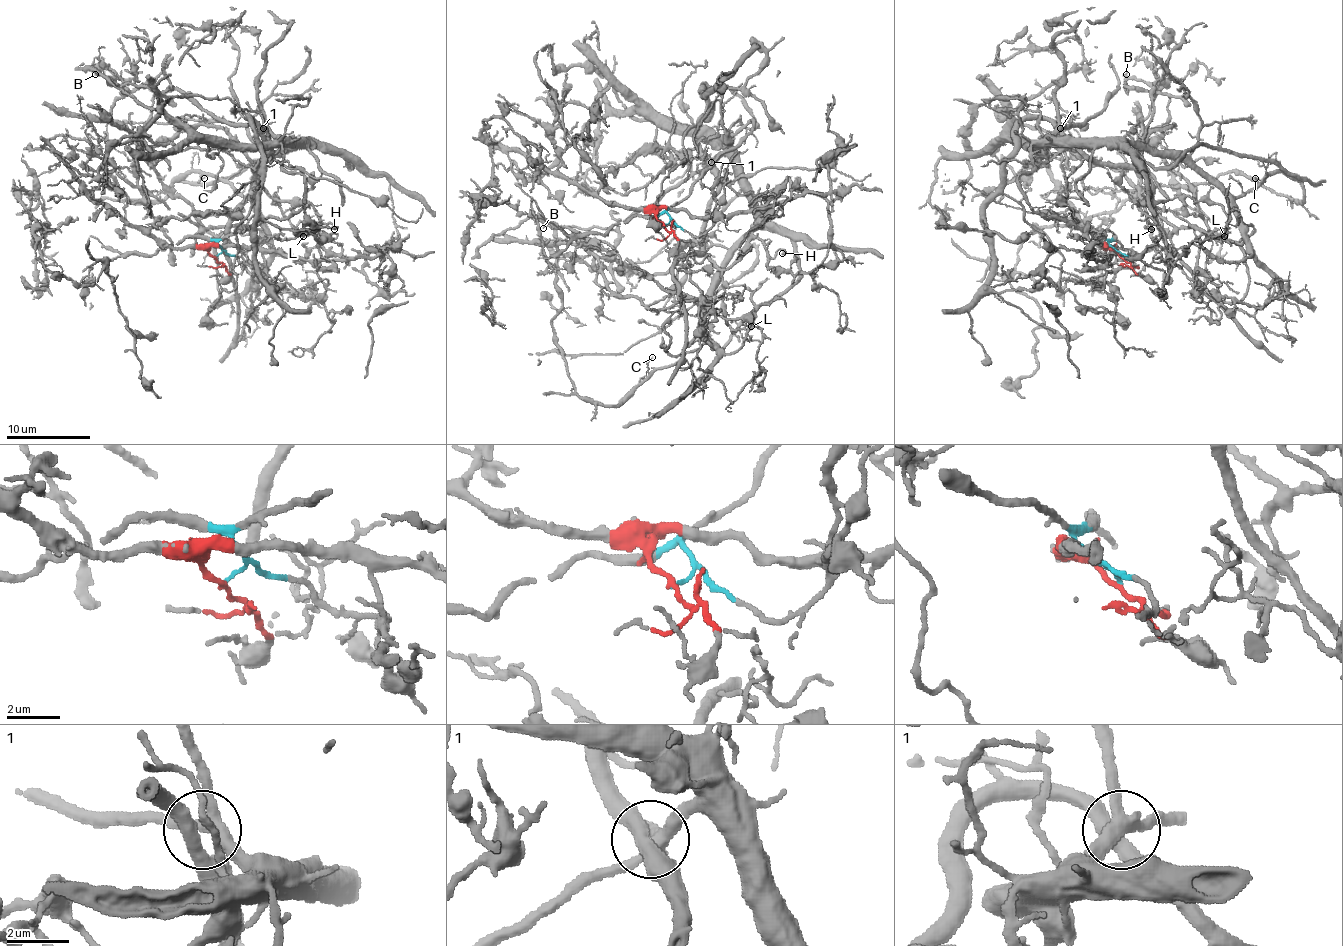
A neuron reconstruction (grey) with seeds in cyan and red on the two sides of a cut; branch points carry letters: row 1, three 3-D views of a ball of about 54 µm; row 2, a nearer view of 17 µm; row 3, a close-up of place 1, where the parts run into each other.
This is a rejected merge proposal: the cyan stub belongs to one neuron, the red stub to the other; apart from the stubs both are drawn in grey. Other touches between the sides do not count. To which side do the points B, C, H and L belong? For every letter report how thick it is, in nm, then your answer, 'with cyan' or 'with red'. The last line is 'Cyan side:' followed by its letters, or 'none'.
B: calibre 90 nm; with cyan
C: calibre 110 nm; with cyan
H: calibre 200 nm; with red
L: calibre 130 nm; with red
Cyan side: B, C

